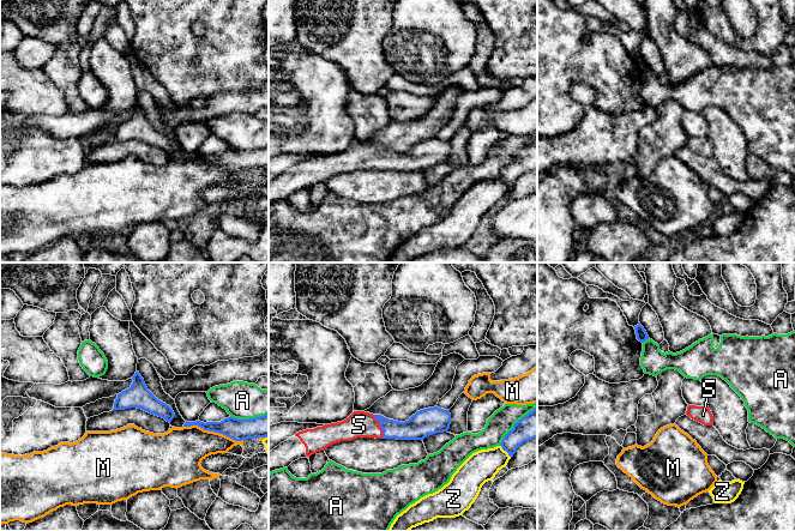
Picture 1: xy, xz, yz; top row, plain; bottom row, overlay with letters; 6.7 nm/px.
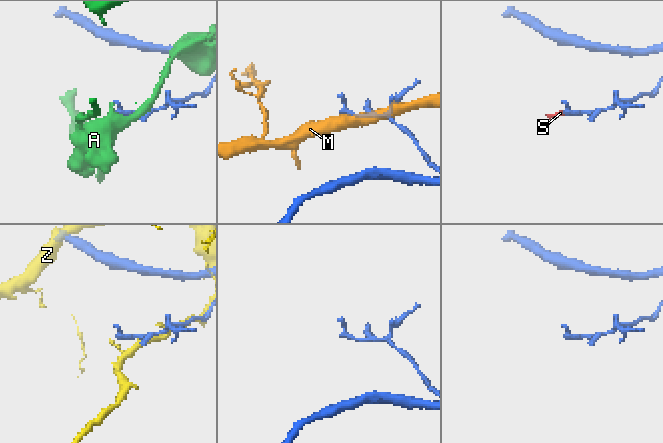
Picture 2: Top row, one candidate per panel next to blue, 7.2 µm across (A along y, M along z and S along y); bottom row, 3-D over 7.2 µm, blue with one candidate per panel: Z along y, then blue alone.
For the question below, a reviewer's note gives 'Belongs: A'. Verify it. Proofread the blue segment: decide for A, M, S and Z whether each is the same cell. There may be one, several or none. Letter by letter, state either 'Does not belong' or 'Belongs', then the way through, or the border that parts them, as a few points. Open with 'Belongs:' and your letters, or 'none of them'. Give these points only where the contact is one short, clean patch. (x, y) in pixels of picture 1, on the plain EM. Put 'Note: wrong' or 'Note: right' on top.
Note: wrong
Belongs: S
A: Does not belong
M: Does not belong
S: Belongs. Path across: xz (417, 158), (380, 158), (359, 156)
Z: Does not belong

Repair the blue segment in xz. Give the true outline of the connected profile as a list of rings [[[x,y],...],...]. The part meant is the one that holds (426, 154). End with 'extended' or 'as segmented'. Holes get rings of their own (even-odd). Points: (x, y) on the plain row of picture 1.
[[[438,138],[417,143],[405,153],[389,151],[381,146],[354,143],[347,151],[296,164],[269,185],[269,205],[288,199],[293,193],[325,182],[329,177],[357,169],[423,171],[447,163],[450,141]]]; extended

